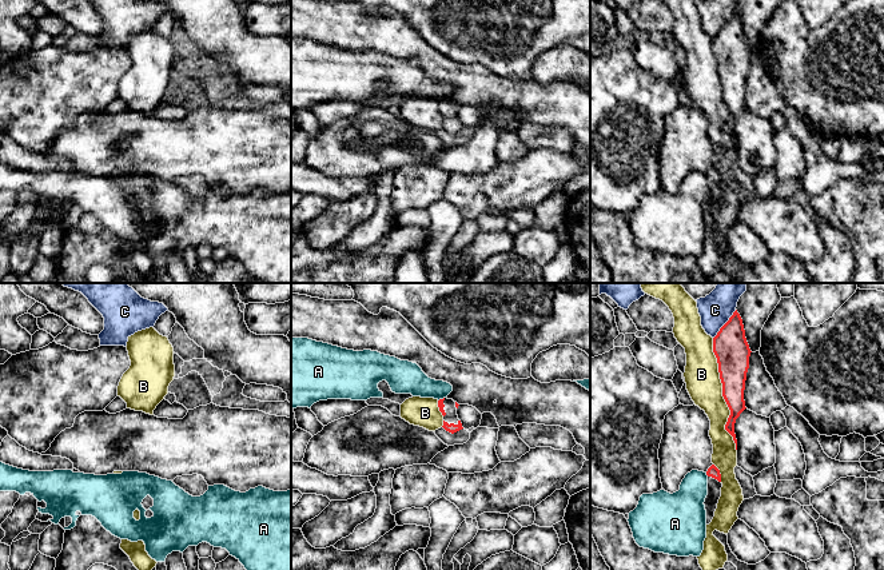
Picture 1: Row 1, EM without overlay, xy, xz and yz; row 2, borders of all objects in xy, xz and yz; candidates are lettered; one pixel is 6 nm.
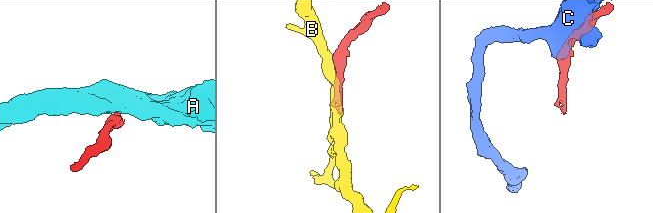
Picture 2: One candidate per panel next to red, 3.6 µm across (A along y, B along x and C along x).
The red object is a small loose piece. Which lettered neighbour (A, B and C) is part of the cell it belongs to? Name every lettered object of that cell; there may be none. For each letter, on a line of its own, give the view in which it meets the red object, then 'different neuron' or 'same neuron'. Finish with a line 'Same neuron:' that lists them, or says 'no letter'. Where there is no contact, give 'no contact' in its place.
A: yz | different neuron
B: yz | different neuron
C: yz | different neuron
Same neuron: no letter

